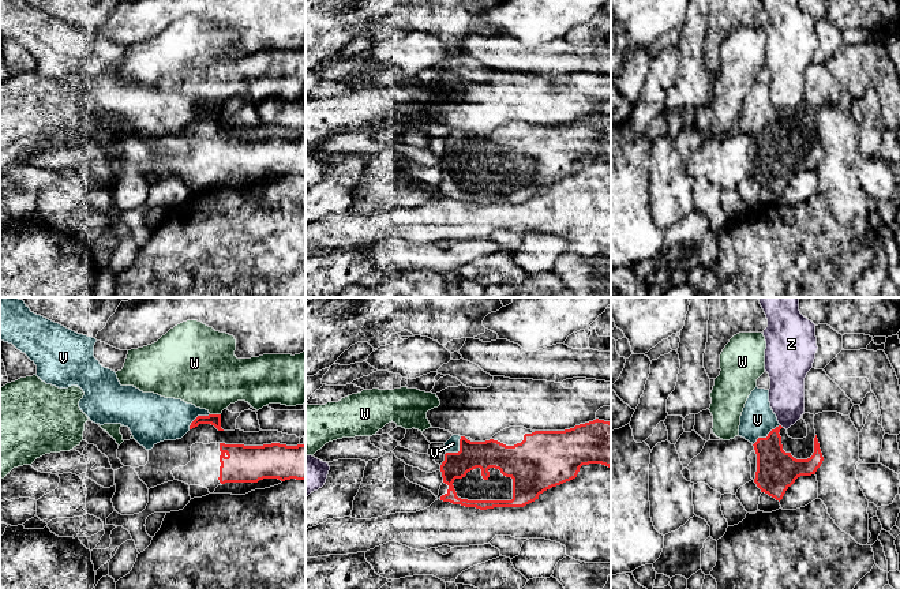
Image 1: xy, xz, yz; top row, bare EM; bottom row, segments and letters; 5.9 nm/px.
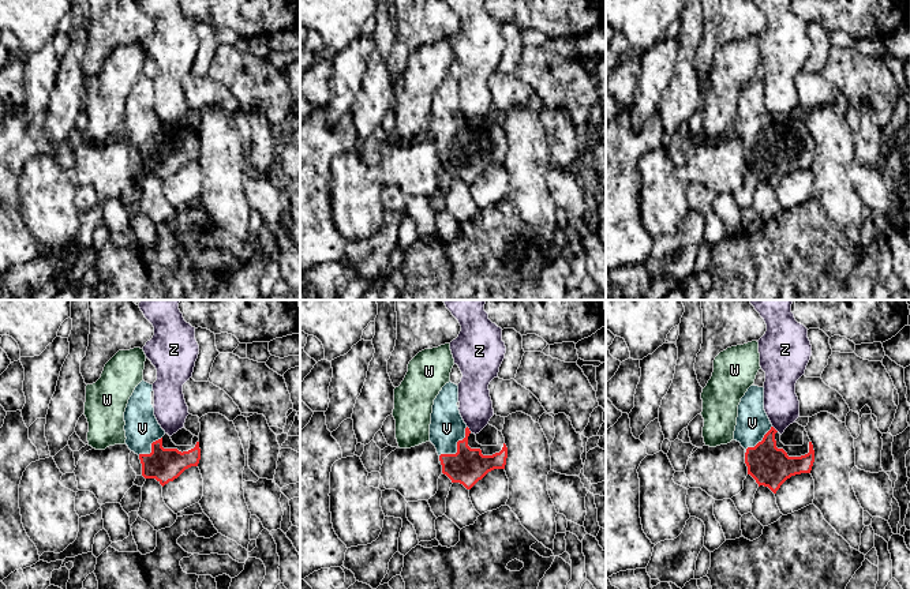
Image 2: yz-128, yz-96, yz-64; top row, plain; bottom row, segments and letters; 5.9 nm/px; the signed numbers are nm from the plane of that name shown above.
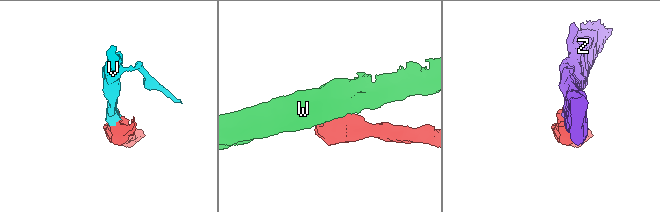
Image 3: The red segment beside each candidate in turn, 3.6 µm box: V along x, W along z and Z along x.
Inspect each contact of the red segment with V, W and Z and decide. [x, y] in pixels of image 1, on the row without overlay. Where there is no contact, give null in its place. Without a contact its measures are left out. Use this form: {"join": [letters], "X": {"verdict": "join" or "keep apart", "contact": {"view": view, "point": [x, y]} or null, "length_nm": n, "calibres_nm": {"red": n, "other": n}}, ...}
{"join": ["V"], "V": {"verdict": "join", "contact": {"view": "yz", "point": [767, 131]}, "length_nm": 200, "calibres_nm": {"red": 240, "other": 200}}, "W": {"verdict": "keep apart", "contact": {"view": "xy", "point": [216, 109]}, "length_nm": 60, "calibres_nm": {"red": 70, "other": 400}}, "Z": {"verdict": "keep apart", "contact": null}}

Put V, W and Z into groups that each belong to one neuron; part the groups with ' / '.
V / W / Z

